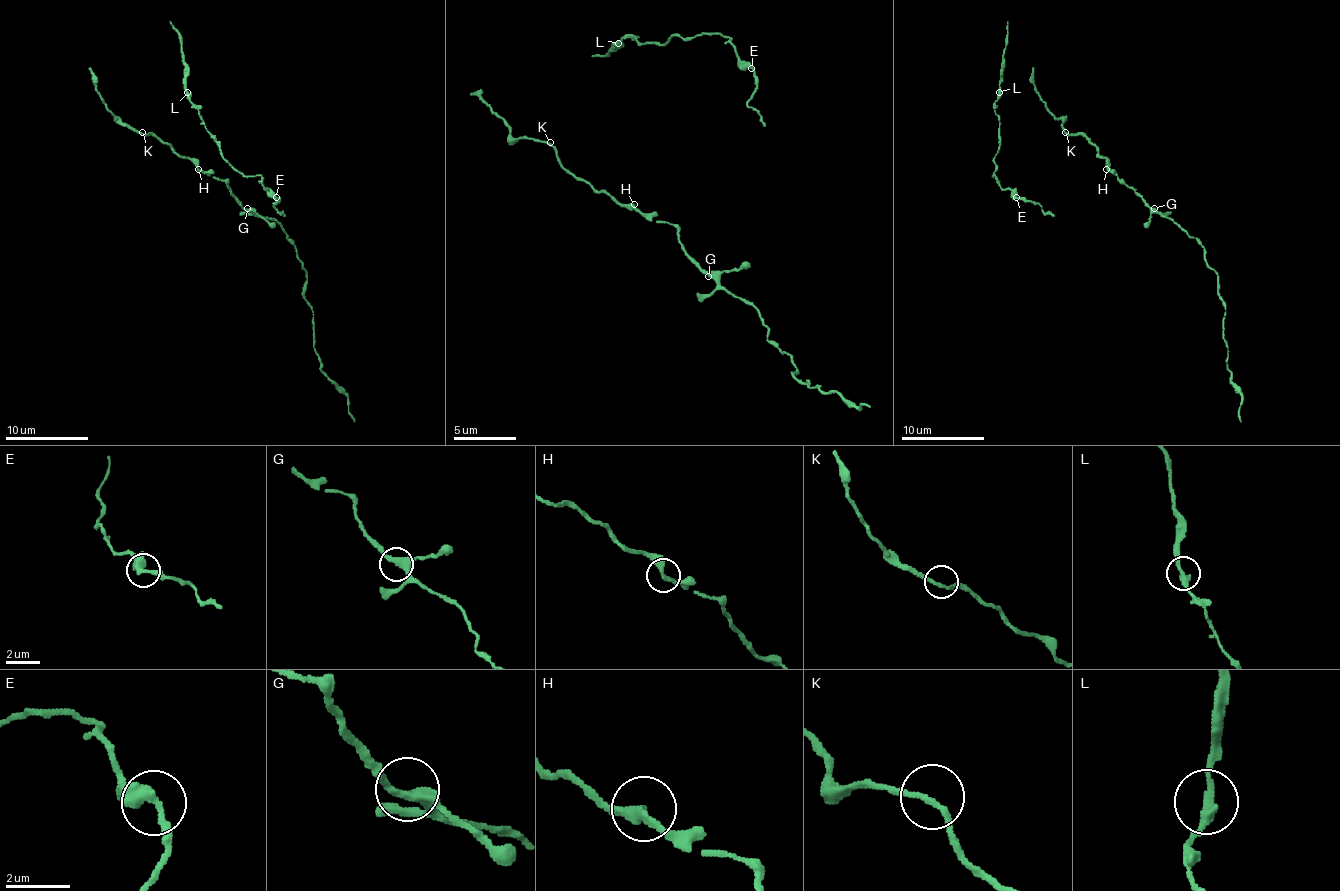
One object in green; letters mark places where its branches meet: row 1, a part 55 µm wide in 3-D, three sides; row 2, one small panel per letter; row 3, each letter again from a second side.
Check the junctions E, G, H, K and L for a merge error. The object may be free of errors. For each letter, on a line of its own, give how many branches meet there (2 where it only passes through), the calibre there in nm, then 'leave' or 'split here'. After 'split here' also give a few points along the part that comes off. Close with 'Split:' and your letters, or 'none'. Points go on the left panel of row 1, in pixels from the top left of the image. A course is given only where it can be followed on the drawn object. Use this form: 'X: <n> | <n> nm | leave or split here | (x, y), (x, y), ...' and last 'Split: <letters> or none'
E: 2 | 400 nm | leave
G: 3 | 320 nm | leave
H: 2 | 320 nm | leave
K: 2 | 180 nm | leave
L: 2 | 280 nm | leave
Split: none

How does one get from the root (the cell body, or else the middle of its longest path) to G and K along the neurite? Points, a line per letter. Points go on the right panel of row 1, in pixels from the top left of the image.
G: (1108, 167), (1123, 183), (1154, 208)
K: (1108, 167), (1108, 163), (1083, 136), (1065, 132)

